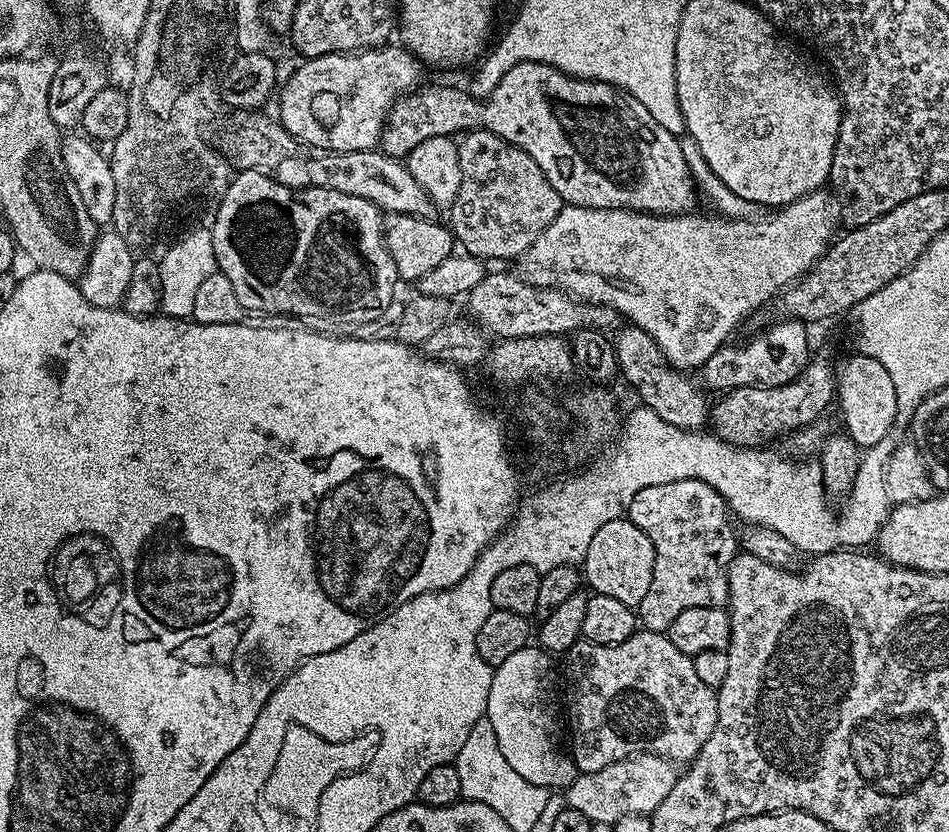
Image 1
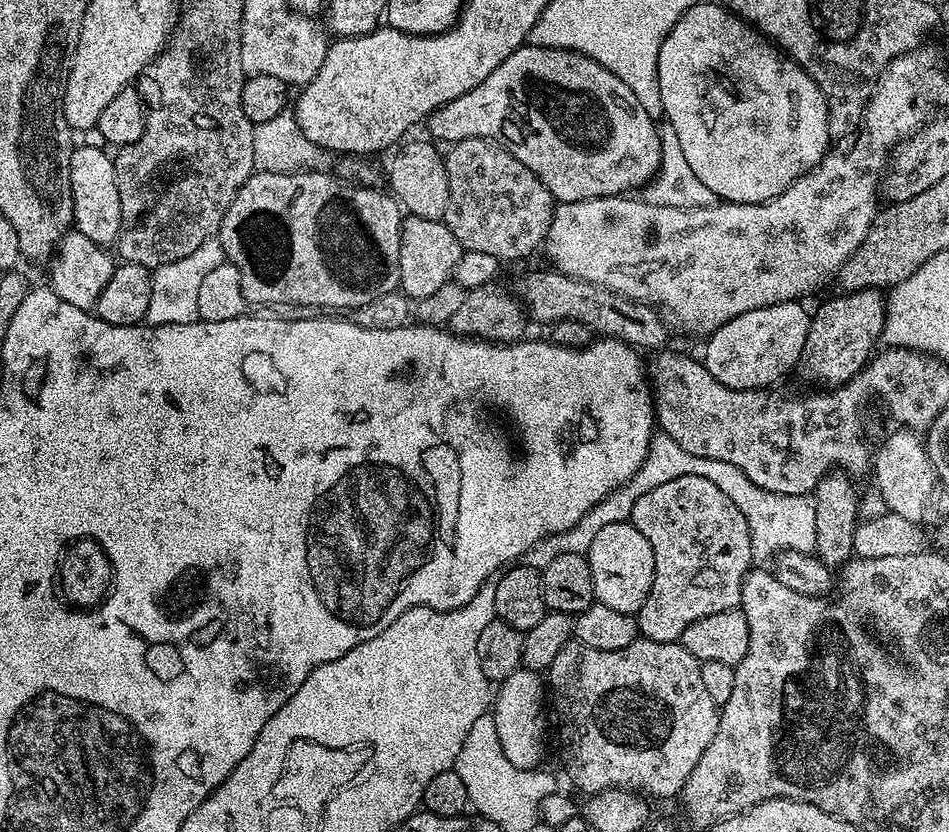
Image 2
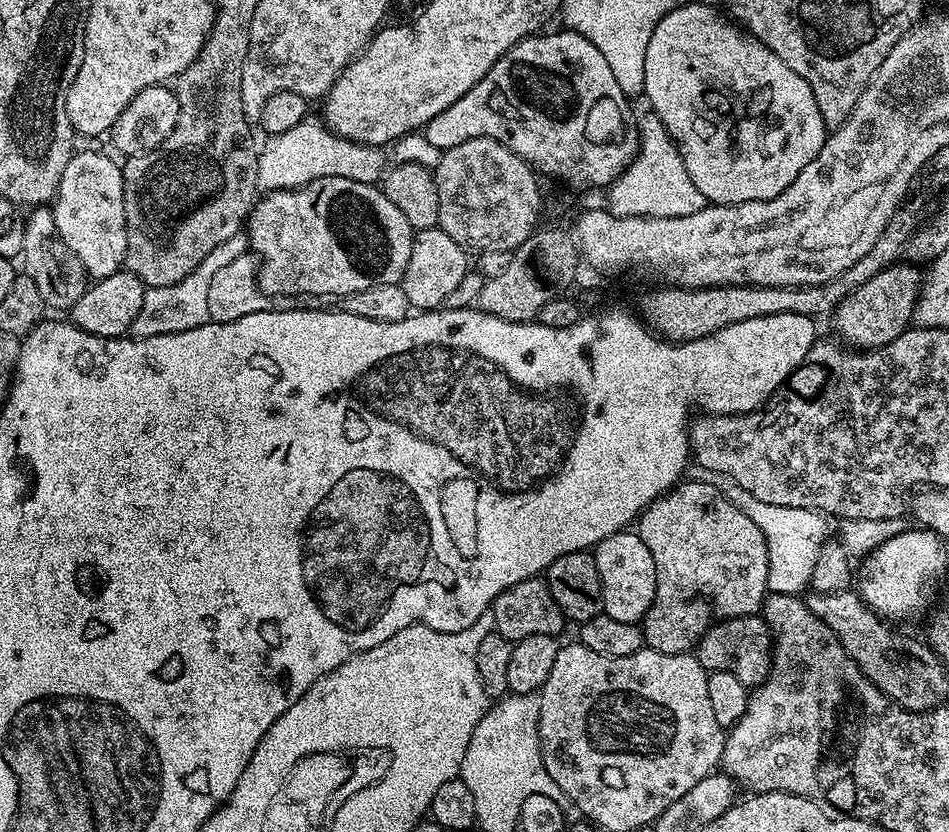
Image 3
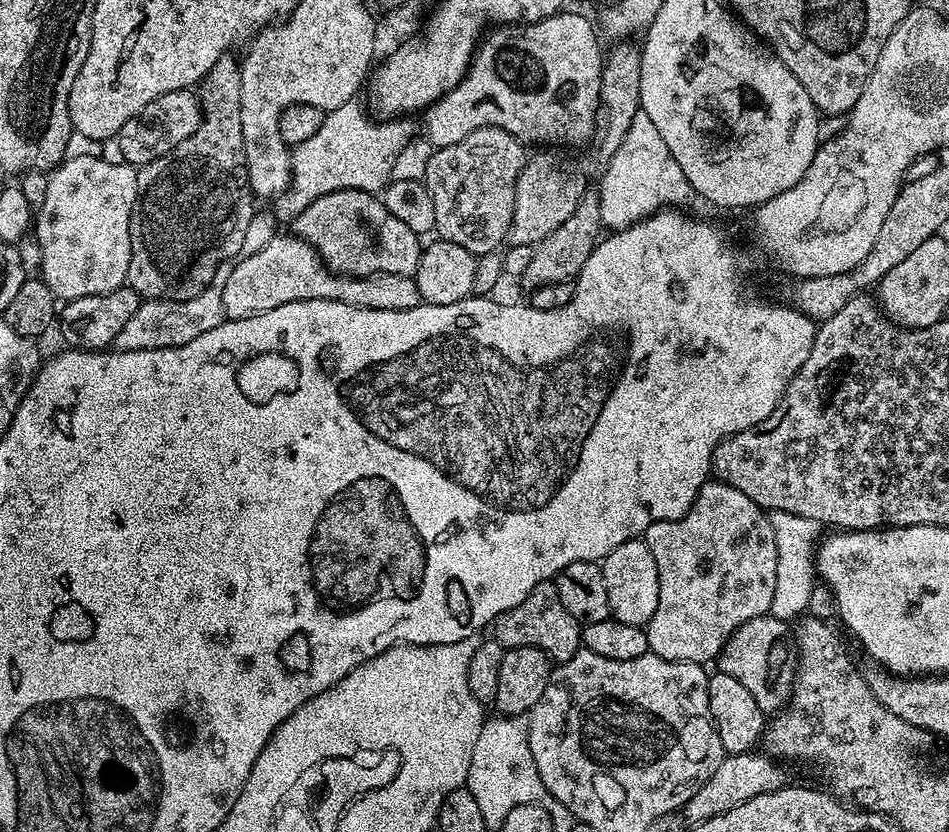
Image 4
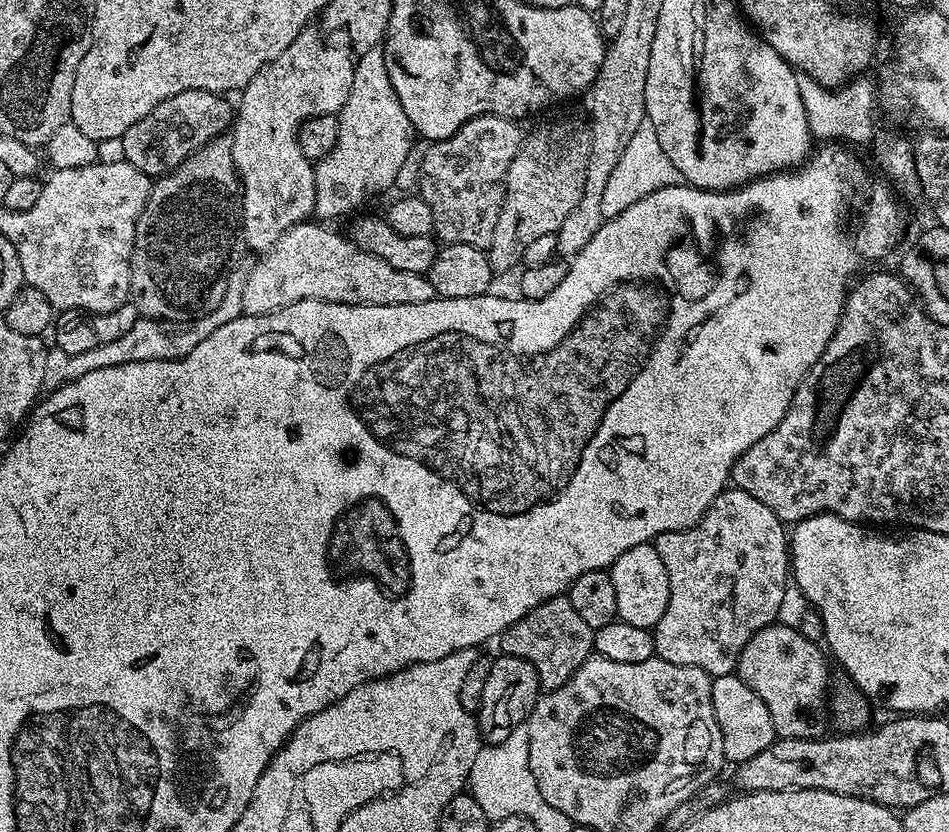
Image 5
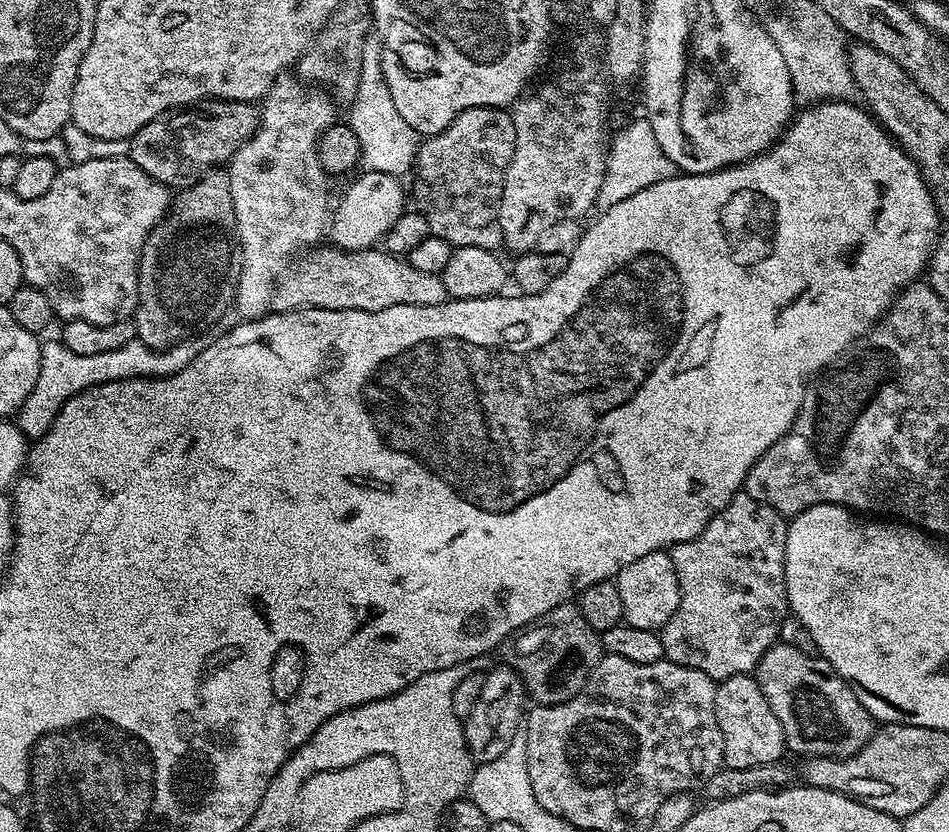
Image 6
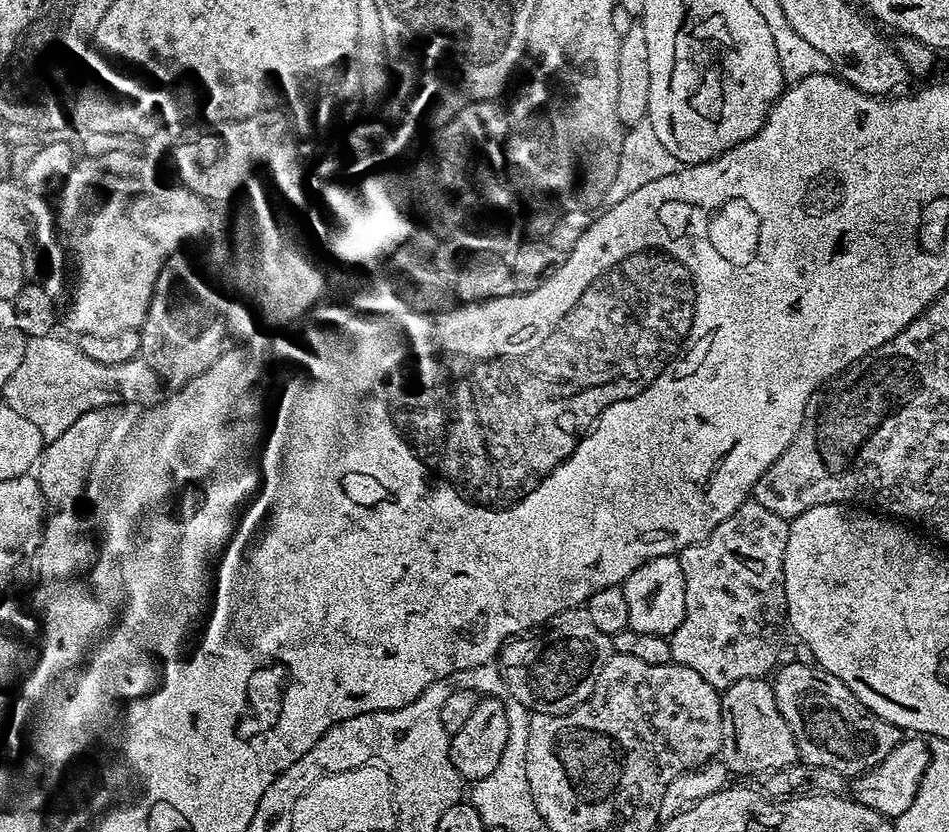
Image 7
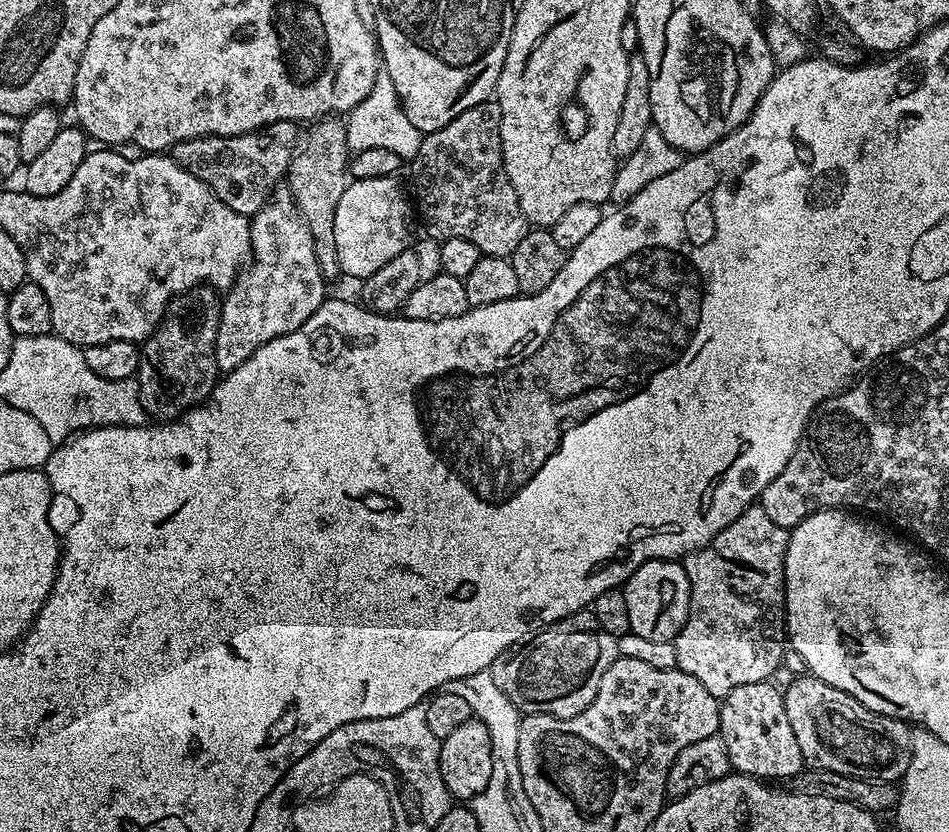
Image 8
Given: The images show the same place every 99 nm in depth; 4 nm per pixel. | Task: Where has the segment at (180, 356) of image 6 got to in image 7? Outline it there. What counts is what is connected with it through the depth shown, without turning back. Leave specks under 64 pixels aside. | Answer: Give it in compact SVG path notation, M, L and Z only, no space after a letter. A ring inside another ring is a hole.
M60 334L50 336L34 336L28 340L26 354L22 358L22 366L10 374L10 382L2 385L2 399L8 403L10 410L22 414L22 418L27 418L38 426L45 442L54 438L62 438L82 414L86 414L95 408L105 408L110 404L143 404L145 406L156 404L162 399L162 381L146 362L139 358L130 362L118 362L117 364L103 364L93 362L91 358L86 358L82 354L79 343L63 340Z

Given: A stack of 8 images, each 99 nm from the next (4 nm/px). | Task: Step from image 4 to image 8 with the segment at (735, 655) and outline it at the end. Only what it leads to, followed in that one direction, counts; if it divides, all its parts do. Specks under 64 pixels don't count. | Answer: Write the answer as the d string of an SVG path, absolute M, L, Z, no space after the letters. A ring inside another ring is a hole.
M798 676L791 683L789 688L783 689L786 718L790 718L790 727L794 729L794 738L798 738L798 746L808 768L834 770L834 774L877 782L896 782L906 774L912 757L912 728L905 721L883 716L862 706L862 702L853 696L822 682L817 676Z

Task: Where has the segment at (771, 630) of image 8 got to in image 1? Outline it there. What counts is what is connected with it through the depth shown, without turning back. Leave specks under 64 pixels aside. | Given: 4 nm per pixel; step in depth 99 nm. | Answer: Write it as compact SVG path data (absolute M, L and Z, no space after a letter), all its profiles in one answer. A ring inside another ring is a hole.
M678 481L663 483L660 486L649 486L646 490L638 490L638 494L634 494L634 502L630 502L626 513L627 519L634 522L634 526L638 526L638 530L642 530L642 534L646 534L650 538L650 542L654 546L654 579L650 581L650 590L646 590L646 594L642 598L638 609L638 620L647 631L667 633L670 622L674 622L674 618L678 618L678 614L682 614L682 610L691 610L693 606L710 606L711 608L724 608L728 603L728 567L730 562L738 554L738 536L728 525L729 509L726 507L723 498L719 493L715 492L710 486L700 481Z

